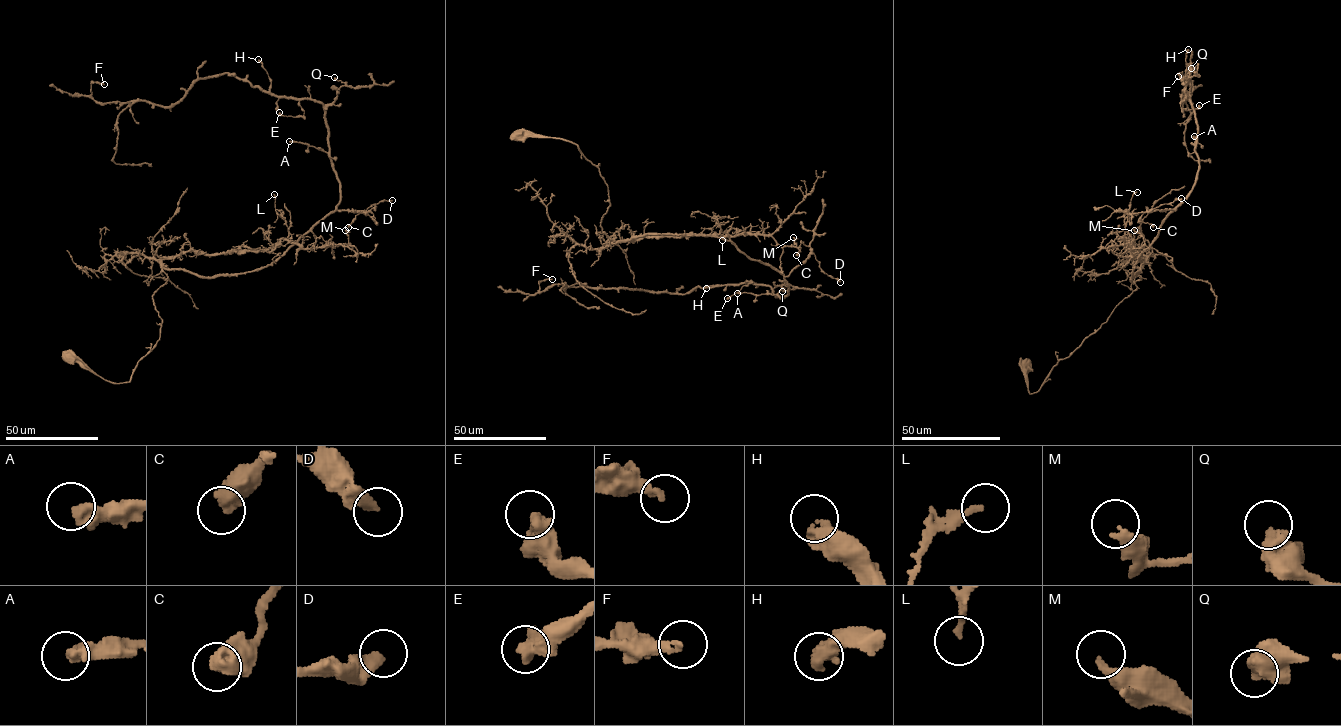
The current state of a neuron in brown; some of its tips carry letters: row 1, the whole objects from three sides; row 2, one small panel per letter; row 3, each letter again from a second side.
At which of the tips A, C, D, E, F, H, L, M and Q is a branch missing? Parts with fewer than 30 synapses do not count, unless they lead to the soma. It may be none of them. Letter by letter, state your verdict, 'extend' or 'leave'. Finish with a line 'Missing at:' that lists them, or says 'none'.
A: extend
C: leave
D: leave
E: leave
F: leave
H: leave
L: leave
M: leave
Q: leave
Missing at: A

